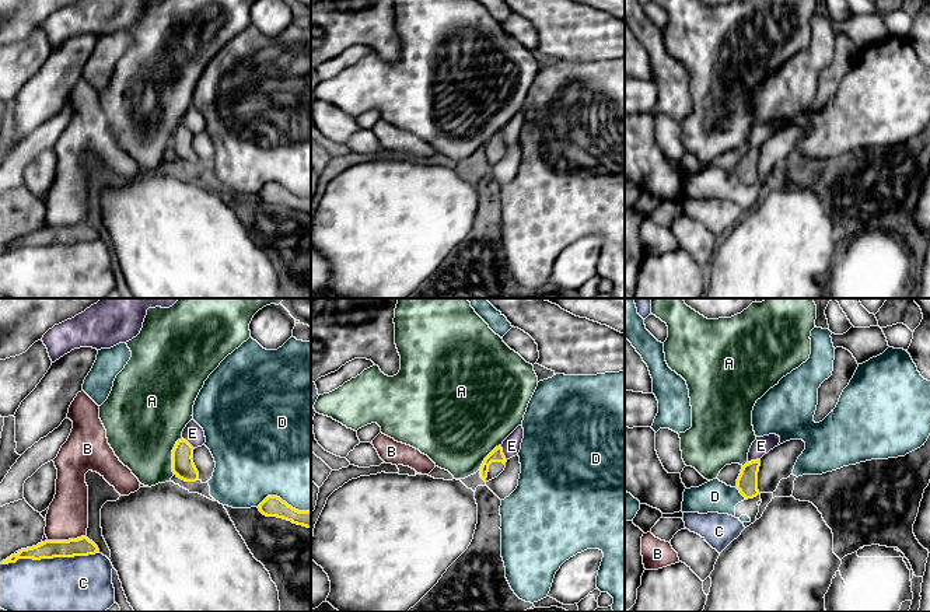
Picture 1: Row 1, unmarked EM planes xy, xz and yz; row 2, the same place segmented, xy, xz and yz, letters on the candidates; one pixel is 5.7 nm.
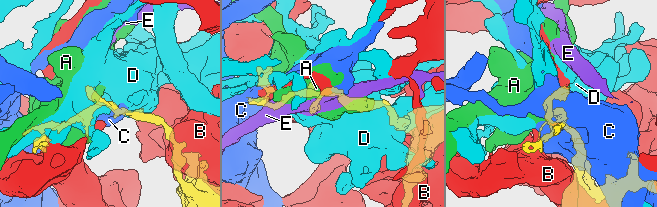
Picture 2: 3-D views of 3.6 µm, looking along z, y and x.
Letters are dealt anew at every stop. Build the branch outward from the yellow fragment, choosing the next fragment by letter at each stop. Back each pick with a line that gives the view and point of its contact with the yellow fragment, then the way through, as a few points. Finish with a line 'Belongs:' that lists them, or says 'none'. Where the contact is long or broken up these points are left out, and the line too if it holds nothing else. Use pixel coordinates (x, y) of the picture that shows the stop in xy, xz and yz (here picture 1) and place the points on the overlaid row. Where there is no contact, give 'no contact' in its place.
Belongs: none

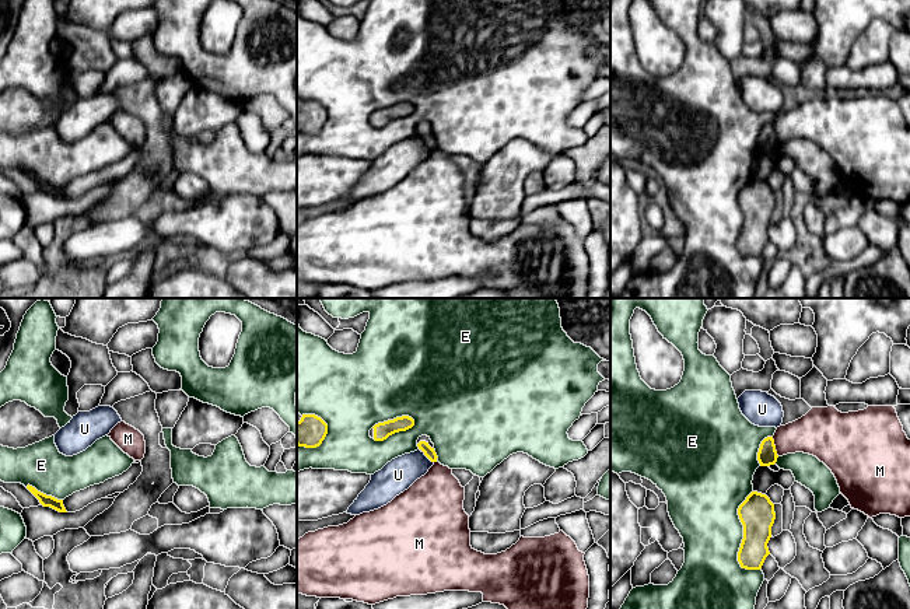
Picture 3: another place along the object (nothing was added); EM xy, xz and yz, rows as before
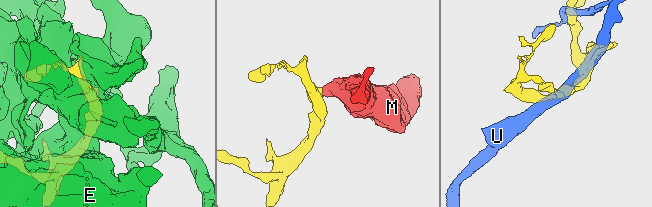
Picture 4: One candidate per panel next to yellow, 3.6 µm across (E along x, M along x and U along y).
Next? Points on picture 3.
Belongs: none

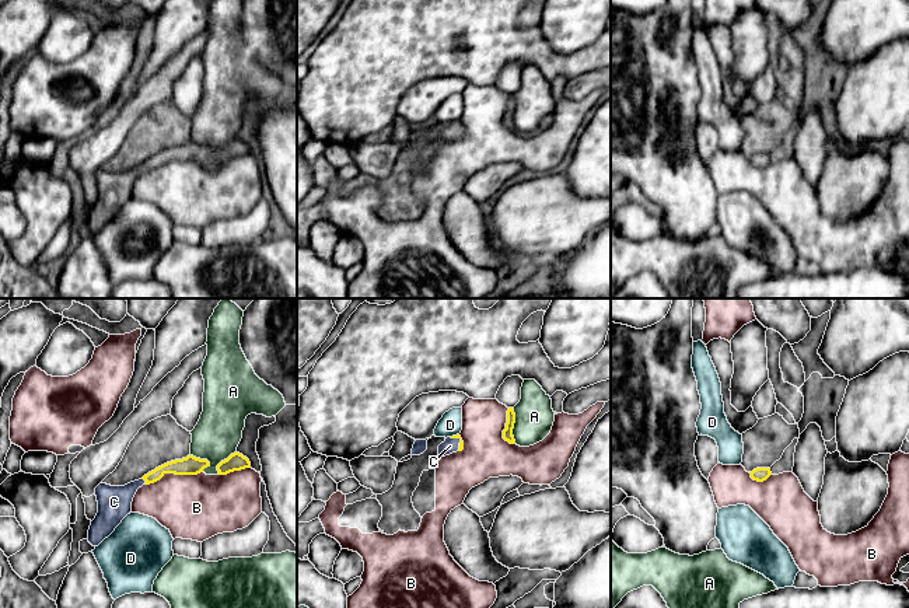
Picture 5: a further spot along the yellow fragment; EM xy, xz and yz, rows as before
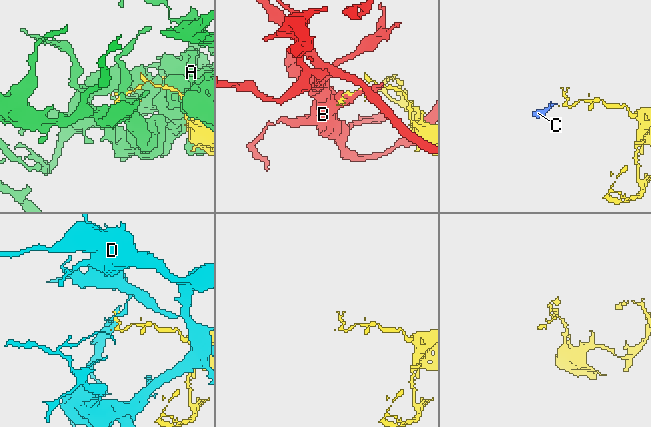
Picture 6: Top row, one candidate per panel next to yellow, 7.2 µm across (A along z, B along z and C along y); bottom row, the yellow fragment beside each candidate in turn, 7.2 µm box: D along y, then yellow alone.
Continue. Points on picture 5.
C: meets yellow in xy at (144, 479); runs through xy (179, 467), (164, 468), (144, 479), (114, 502)
Belongs: C

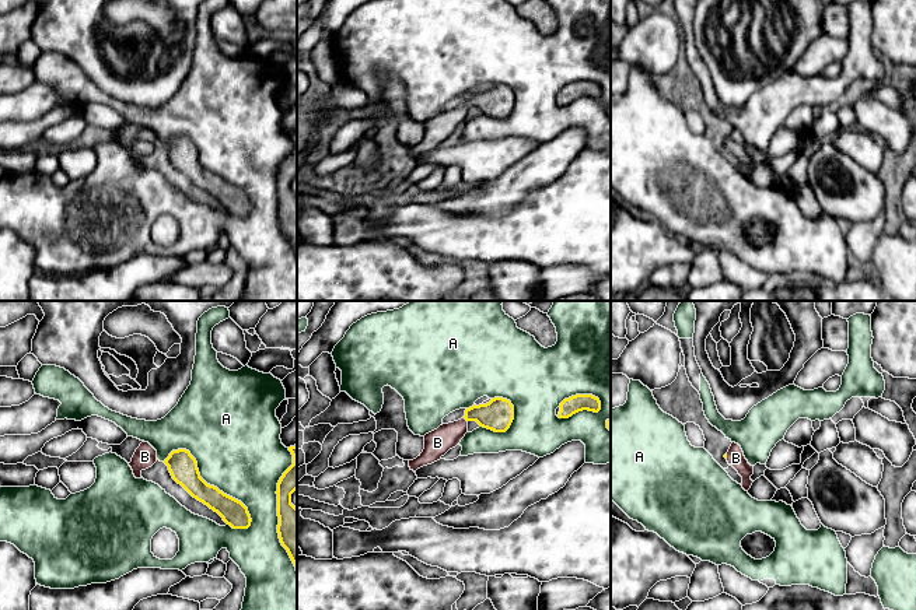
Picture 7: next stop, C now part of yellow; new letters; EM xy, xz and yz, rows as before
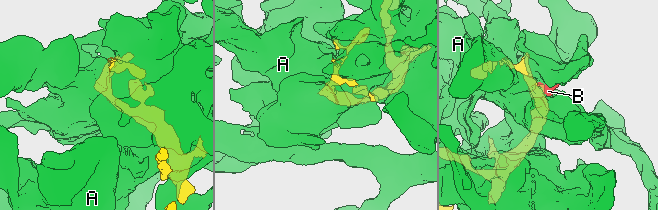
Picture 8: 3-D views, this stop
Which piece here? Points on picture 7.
B: meets yellow in xz at (465, 419); runs through xz (497, 414), (471, 414), (465, 419), (437, 442)
Belongs: B

